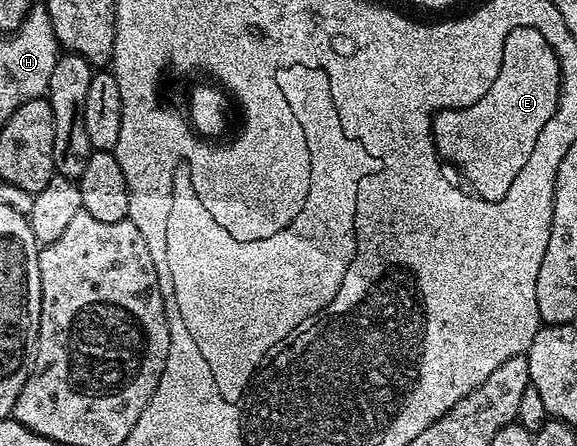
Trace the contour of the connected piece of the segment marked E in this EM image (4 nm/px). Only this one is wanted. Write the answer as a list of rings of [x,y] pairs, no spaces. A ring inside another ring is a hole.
[[[518,23],[503,37],[502,52],[506,50],[506,108],[502,116],[498,116],[498,128],[480,136],[476,142],[472,140],[442,140],[452,138],[454,132],[438,132],[442,152],[452,154],[452,158],[460,164],[459,173],[472,184],[471,189],[478,198],[484,201],[502,201],[516,180],[516,175],[526,168],[531,160],[532,151],[535,150],[536,140],[547,126],[549,118],[555,113],[559,98],[559,60],[555,56],[553,43],[544,38],[540,30],[535,27],[522,26]]]

